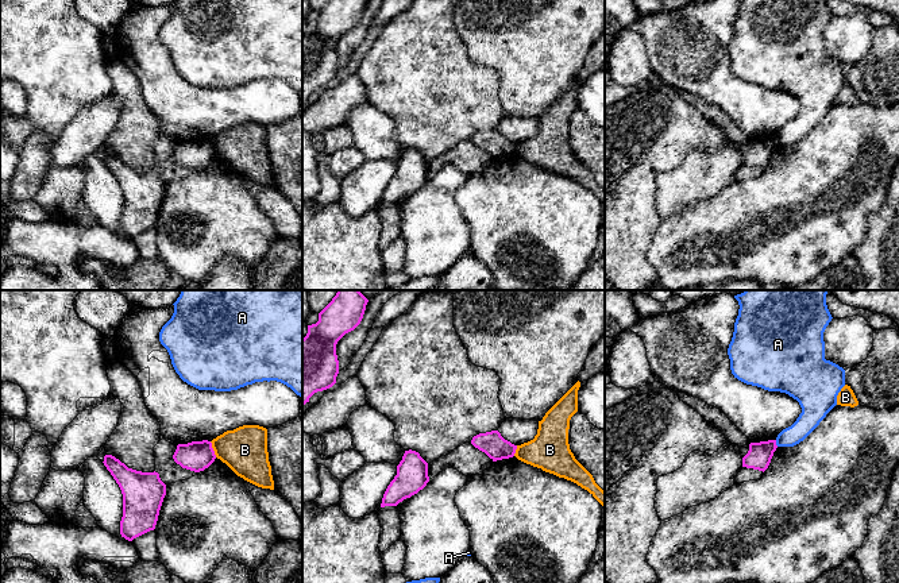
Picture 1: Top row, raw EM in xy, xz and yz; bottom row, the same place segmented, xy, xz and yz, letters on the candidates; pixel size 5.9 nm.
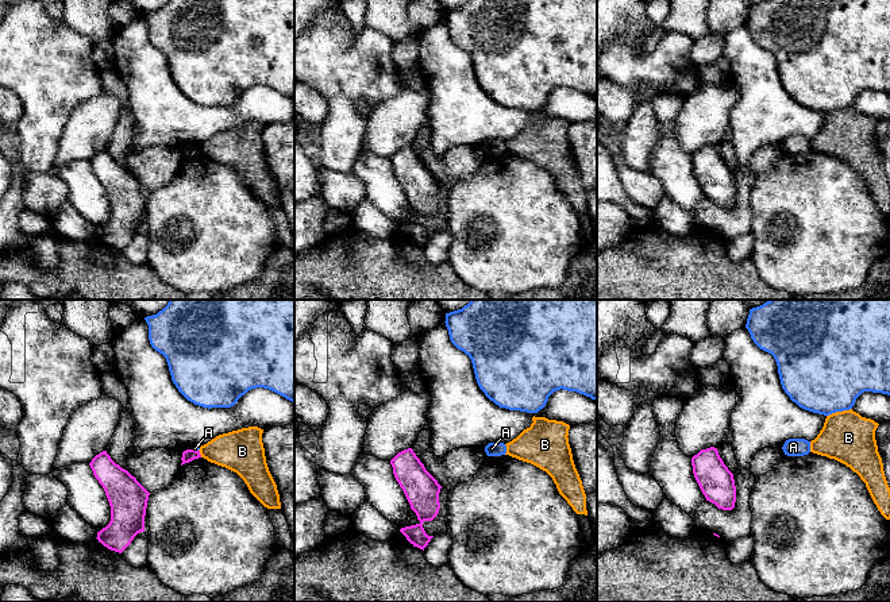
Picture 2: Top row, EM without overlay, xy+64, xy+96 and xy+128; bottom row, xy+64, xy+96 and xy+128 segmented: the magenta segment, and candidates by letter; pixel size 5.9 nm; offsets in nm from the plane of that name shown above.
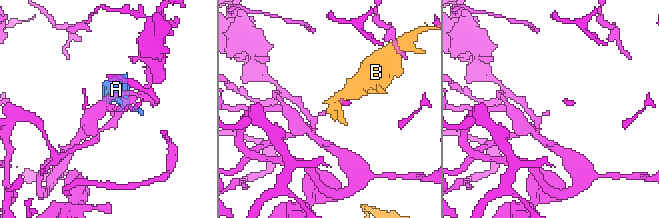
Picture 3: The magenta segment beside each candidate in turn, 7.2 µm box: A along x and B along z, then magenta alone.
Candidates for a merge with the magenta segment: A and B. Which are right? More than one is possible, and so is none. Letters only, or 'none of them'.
none of them

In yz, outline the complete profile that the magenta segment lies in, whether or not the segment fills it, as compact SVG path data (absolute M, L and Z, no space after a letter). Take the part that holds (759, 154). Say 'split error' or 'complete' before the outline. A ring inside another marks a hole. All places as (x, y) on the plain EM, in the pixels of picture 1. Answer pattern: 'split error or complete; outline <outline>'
complete; outline M776 138L751 140L748 151L742 155L742 165L765 169L776 148Z

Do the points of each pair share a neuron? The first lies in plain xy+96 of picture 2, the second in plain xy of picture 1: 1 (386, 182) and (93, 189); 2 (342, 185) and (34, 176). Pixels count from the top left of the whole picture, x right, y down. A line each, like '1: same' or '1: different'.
1: same
2: different

